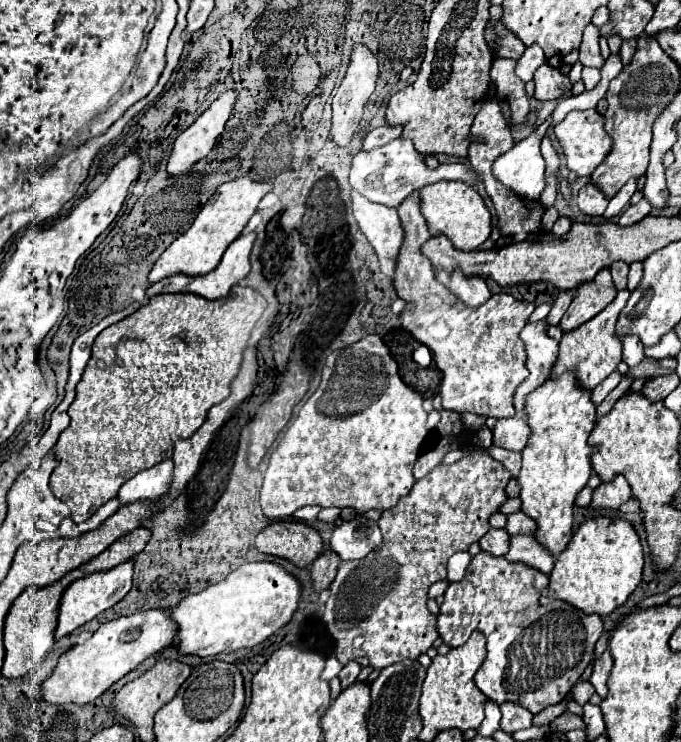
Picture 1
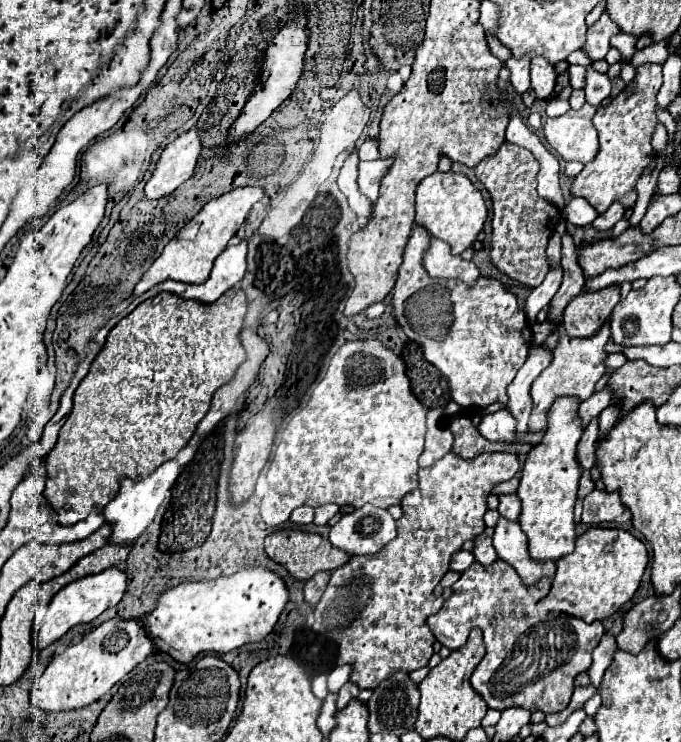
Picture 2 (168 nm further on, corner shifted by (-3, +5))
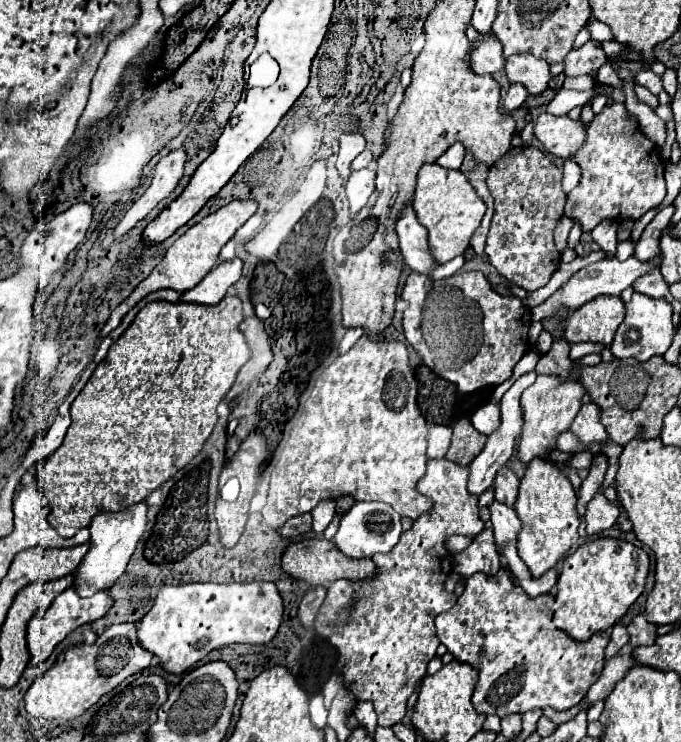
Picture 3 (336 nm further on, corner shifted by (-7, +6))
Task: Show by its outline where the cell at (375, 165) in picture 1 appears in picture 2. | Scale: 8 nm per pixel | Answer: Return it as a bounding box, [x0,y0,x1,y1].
[358,157,394,201]

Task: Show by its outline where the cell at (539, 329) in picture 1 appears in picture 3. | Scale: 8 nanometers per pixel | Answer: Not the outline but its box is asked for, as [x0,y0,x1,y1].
[468,372,536,496]

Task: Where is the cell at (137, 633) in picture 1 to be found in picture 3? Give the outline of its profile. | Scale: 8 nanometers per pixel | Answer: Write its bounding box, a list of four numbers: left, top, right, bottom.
[24,624,152,720]

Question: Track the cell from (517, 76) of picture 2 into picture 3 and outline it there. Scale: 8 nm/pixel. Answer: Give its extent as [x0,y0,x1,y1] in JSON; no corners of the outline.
[502,84,528,112]

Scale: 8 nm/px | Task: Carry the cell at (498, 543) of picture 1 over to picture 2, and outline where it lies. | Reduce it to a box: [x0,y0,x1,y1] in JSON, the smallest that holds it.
[474,527,498,565]

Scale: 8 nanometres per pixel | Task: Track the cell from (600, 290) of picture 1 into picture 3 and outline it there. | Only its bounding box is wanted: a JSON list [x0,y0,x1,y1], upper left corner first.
[566,296,624,346]

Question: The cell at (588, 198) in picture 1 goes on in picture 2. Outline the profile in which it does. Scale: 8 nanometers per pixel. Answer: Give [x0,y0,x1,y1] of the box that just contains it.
[564,197,598,227]

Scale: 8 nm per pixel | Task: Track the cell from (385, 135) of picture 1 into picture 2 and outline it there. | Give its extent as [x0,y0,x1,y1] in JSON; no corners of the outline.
[358,139,380,159]

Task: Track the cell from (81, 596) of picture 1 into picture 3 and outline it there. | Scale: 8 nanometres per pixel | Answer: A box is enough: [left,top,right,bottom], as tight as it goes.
[28,588,112,666]

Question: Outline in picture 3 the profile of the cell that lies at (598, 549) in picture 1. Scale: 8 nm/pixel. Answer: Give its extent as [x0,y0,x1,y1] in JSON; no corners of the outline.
[554,538,650,640]

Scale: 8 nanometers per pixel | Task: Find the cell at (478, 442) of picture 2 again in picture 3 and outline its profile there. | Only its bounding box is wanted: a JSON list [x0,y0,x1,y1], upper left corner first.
[446,418,486,466]

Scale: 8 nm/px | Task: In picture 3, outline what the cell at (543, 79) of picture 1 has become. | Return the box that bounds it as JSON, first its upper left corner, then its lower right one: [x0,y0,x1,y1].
[504,54,552,94]

